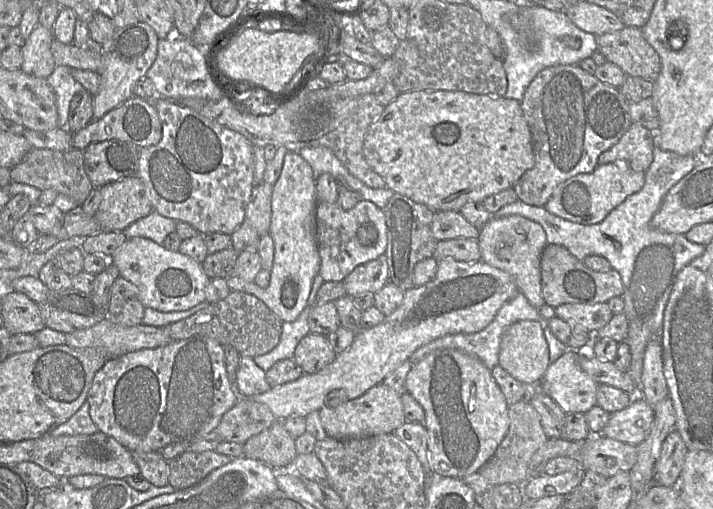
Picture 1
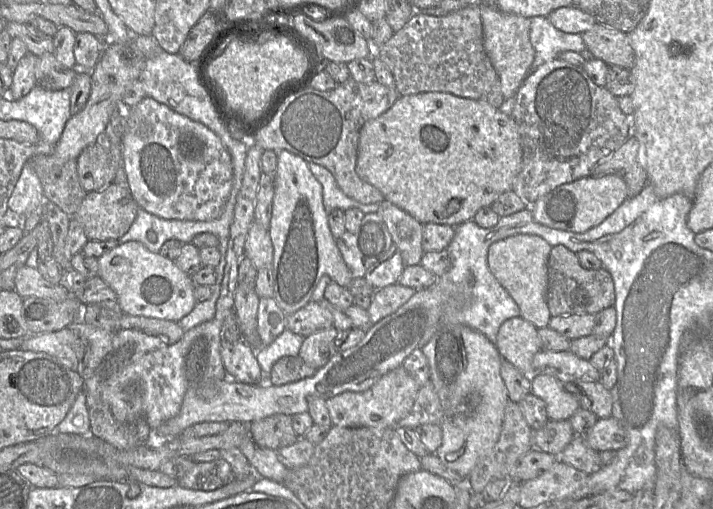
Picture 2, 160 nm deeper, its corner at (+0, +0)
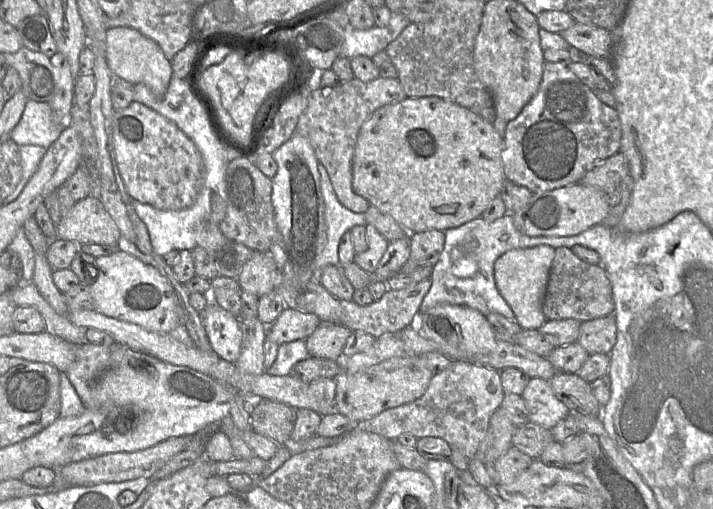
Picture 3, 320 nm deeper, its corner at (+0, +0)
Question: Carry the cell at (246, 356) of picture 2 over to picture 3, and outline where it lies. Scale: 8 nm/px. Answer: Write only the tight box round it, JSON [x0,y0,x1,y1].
[200,297,241,363]

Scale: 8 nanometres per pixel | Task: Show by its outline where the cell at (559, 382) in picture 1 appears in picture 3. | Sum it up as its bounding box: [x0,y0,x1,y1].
[521,378,571,429]

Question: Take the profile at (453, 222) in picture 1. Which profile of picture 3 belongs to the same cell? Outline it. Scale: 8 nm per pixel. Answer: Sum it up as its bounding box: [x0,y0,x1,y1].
[399,230,445,274]

